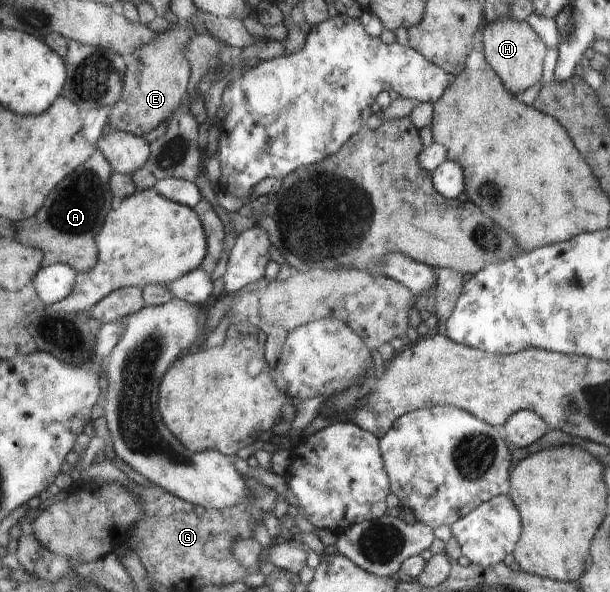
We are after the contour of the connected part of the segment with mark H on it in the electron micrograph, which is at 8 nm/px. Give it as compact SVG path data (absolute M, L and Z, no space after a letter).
M502 20L487 22L483 31L483 51L486 62L491 69L501 77L505 86L510 87L510 93L522 93L540 82L542 78L542 65L546 55L544 41L536 35L534 29L524 20Z

